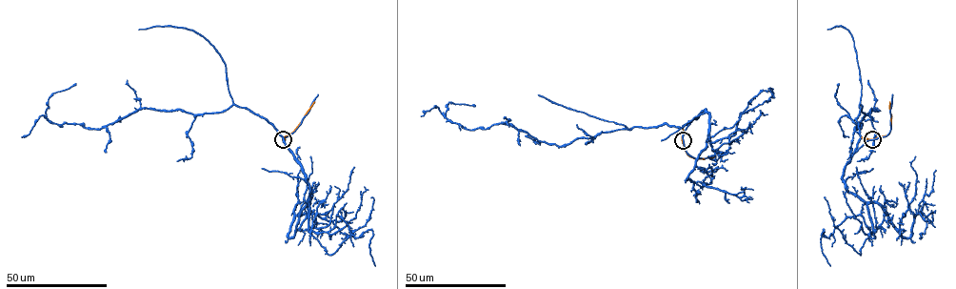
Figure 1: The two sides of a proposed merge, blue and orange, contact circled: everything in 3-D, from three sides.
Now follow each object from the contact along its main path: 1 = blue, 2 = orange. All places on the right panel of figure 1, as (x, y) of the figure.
1: (872, 139), (855, 151), (859, 105), (865, 113), (879, 111), (856, 129), (863, 123), (834, 94), (839, 83)
2: (872, 139), (889, 132), (889, 102)

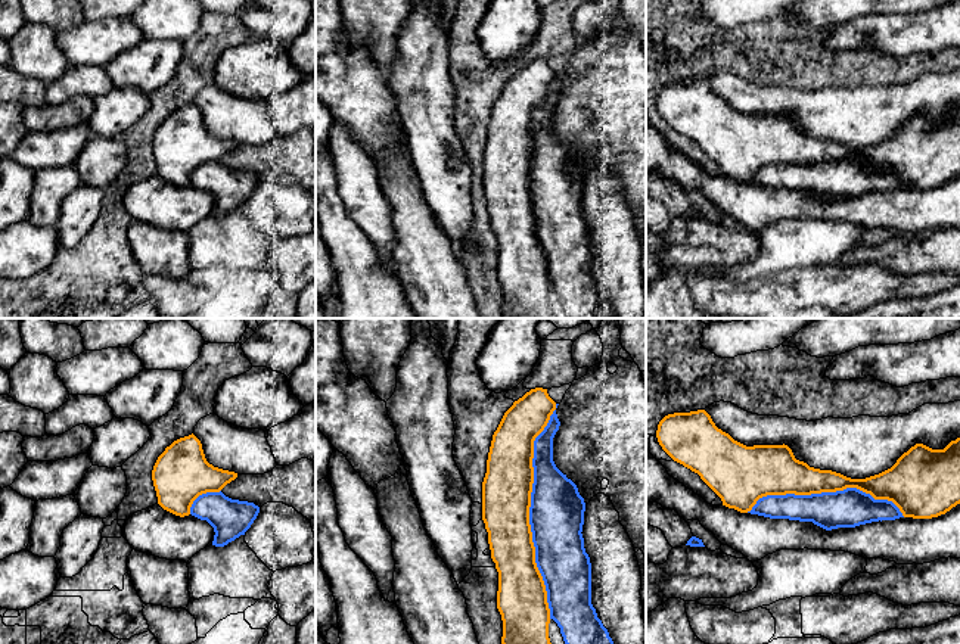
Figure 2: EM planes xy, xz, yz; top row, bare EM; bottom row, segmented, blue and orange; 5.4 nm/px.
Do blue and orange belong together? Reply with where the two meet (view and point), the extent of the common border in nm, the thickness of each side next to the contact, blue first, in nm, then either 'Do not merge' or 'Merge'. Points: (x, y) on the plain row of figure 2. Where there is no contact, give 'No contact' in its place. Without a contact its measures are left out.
Touches blue at xz (530, 182). Shared border 1150 nm. Thickness 300 nm (blue) against 280 nm. Do not merge

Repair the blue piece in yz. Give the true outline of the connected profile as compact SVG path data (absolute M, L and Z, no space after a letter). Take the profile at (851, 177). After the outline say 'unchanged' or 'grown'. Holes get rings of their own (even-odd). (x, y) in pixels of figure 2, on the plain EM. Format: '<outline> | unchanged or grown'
M857 158L811 165L767 165L759 168L748 183L770 189L813 192L826 200L904 187L892 171L874 169Z | unchanged

